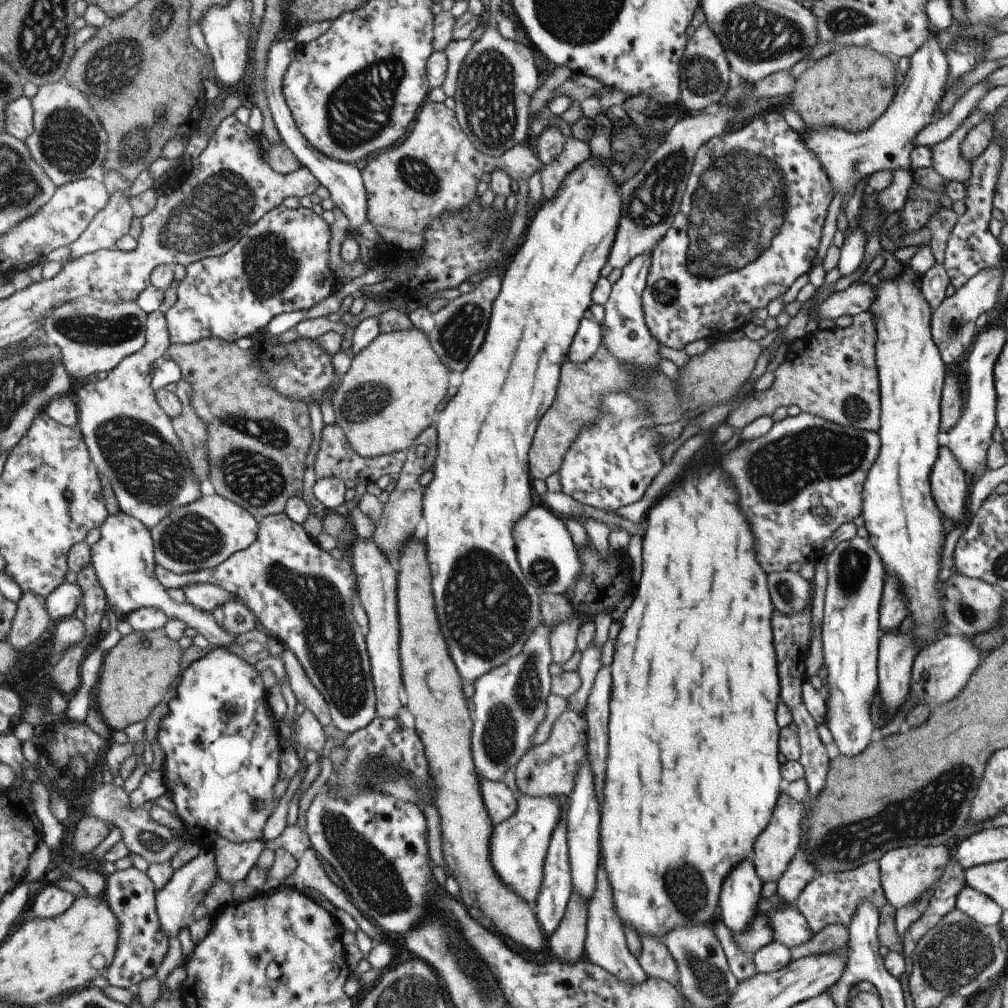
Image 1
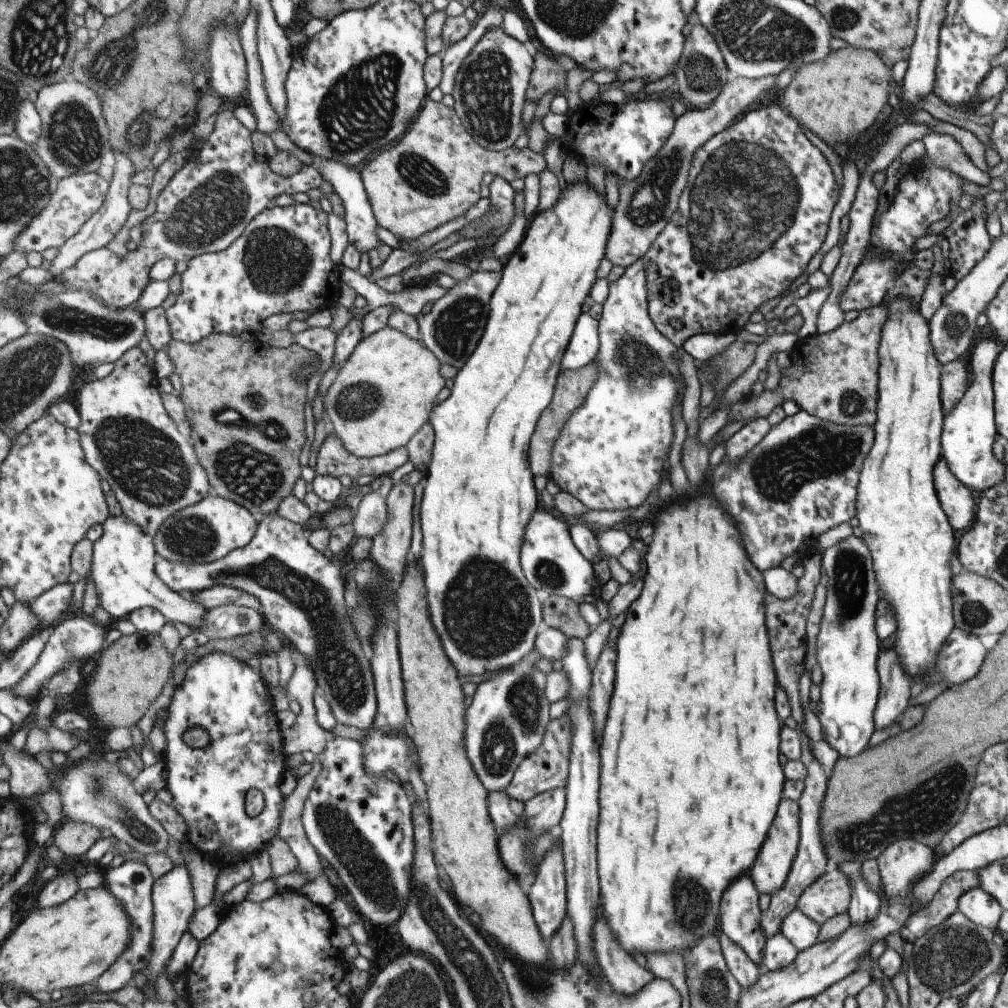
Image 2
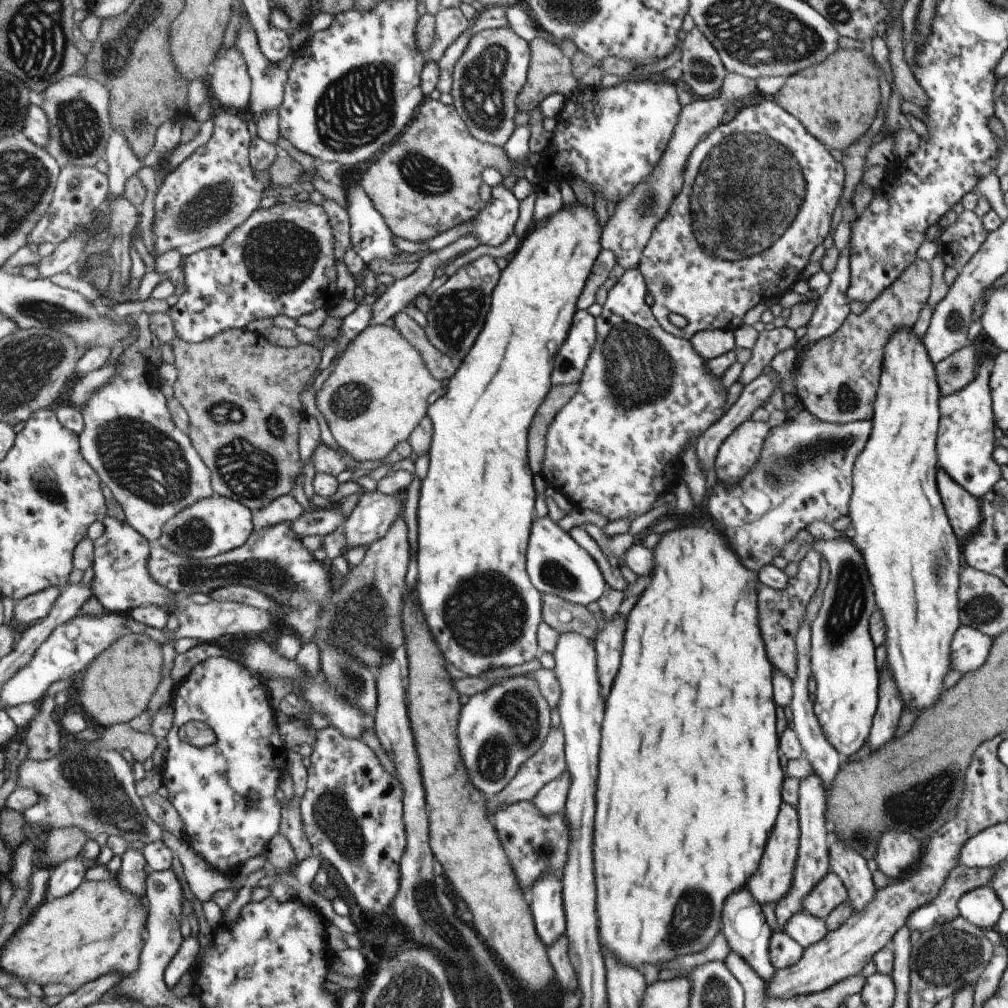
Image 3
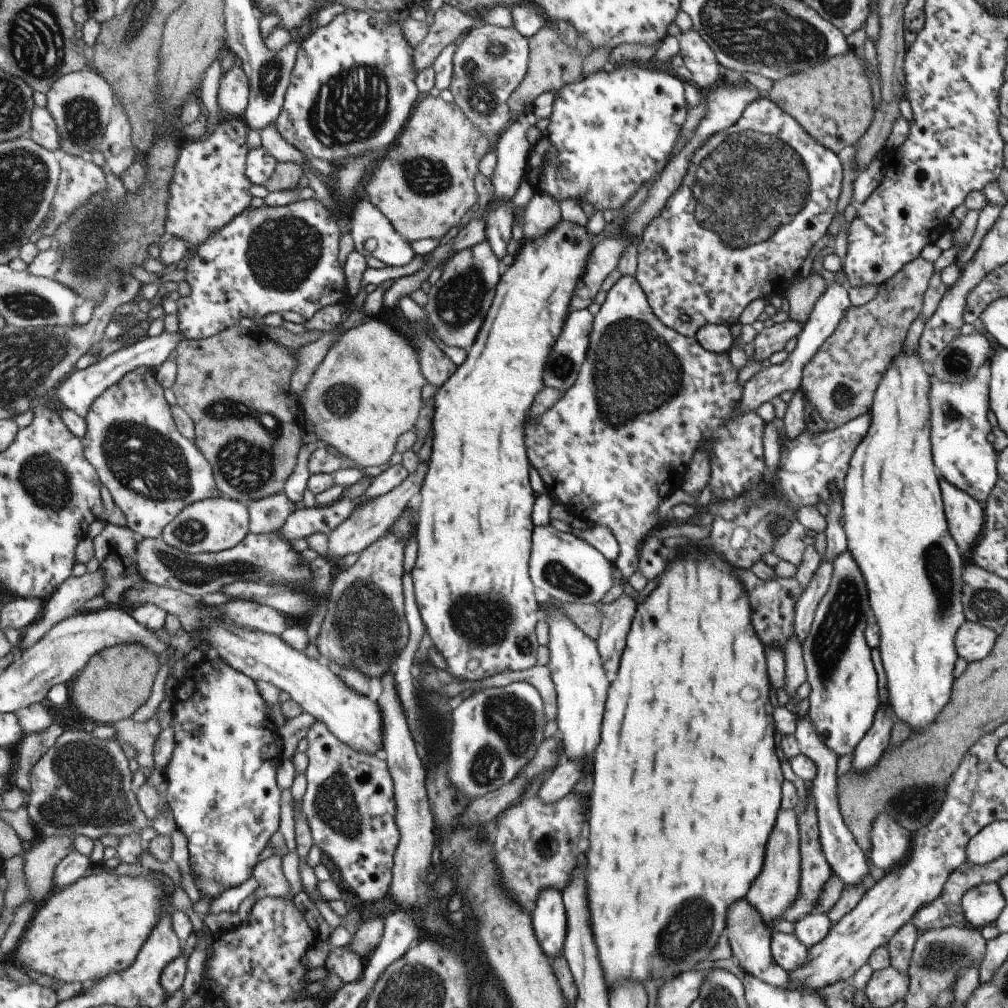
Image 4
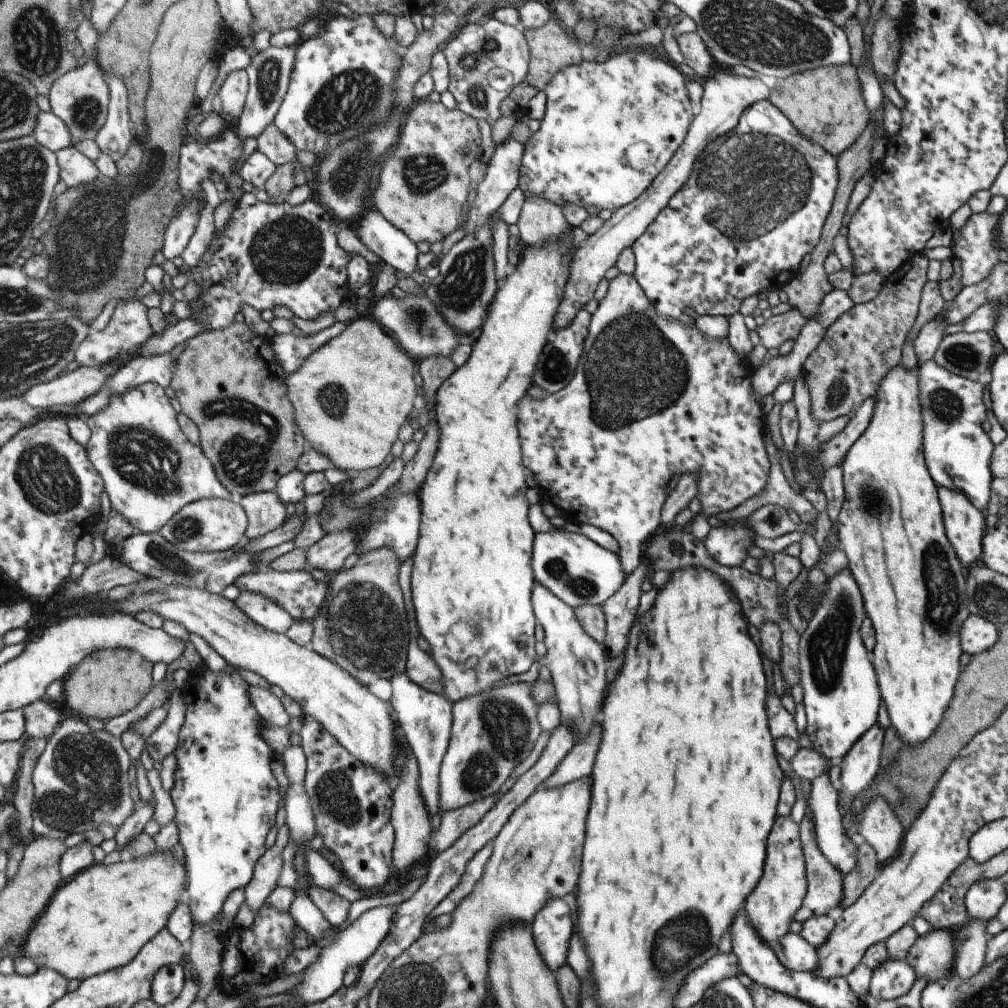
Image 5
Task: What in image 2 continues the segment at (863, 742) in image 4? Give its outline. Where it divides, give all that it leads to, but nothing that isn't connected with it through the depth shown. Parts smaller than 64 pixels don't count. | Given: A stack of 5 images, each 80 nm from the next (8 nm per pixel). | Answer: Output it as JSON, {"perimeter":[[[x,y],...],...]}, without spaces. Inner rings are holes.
{"perimeter":[[[893,647],[878,652],[876,672],[878,698],[873,714],[873,730],[880,731],[900,720],[913,690]]]}

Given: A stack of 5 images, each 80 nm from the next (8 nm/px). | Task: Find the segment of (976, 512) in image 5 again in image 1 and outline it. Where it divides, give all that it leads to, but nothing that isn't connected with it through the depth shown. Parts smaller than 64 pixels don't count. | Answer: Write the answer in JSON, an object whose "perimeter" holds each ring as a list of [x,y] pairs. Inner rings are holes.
{"perimeter":[[[946,446],[938,448],[935,462],[929,471],[928,483],[933,502],[940,514],[953,519],[955,525],[963,522],[967,513],[964,509],[967,482],[964,470]]]}

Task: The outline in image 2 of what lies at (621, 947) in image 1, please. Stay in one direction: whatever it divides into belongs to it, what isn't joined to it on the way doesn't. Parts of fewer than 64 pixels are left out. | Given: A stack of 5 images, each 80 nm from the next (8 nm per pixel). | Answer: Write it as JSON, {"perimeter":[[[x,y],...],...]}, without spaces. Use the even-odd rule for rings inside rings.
{"perimeter":[[[599,907],[597,920],[591,928],[591,940],[593,956],[615,994],[631,996],[654,978],[645,968],[636,964],[630,954],[619,948],[619,942],[615,940],[615,936],[611,936],[611,930],[607,928],[607,922],[603,920]]]}

